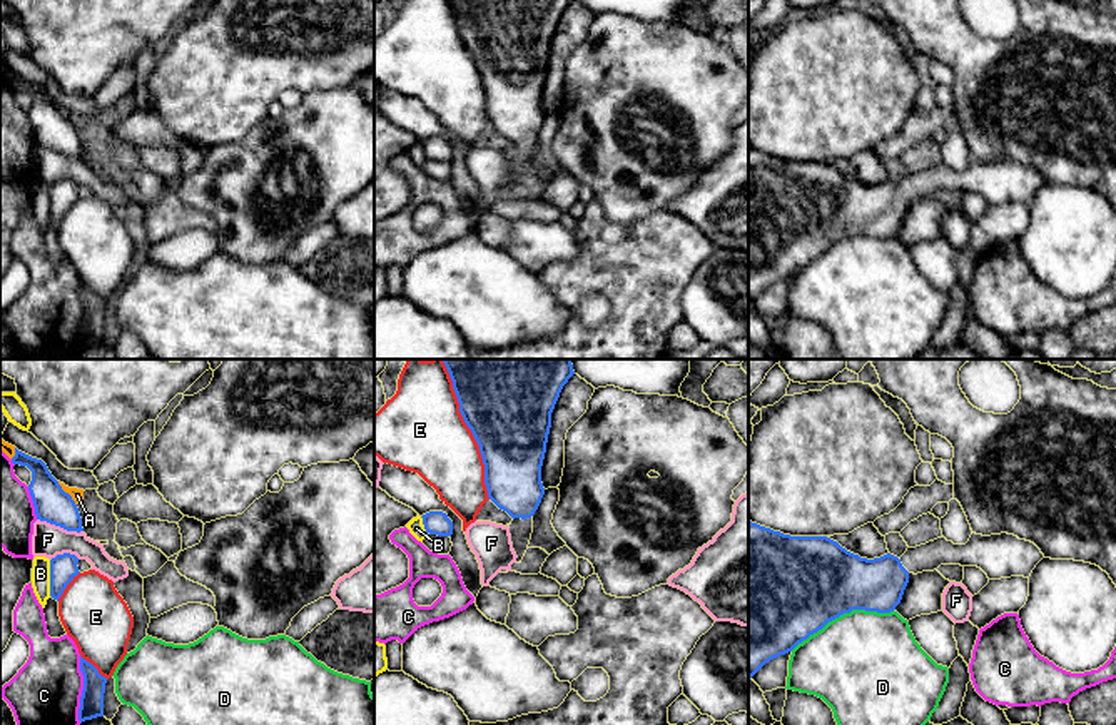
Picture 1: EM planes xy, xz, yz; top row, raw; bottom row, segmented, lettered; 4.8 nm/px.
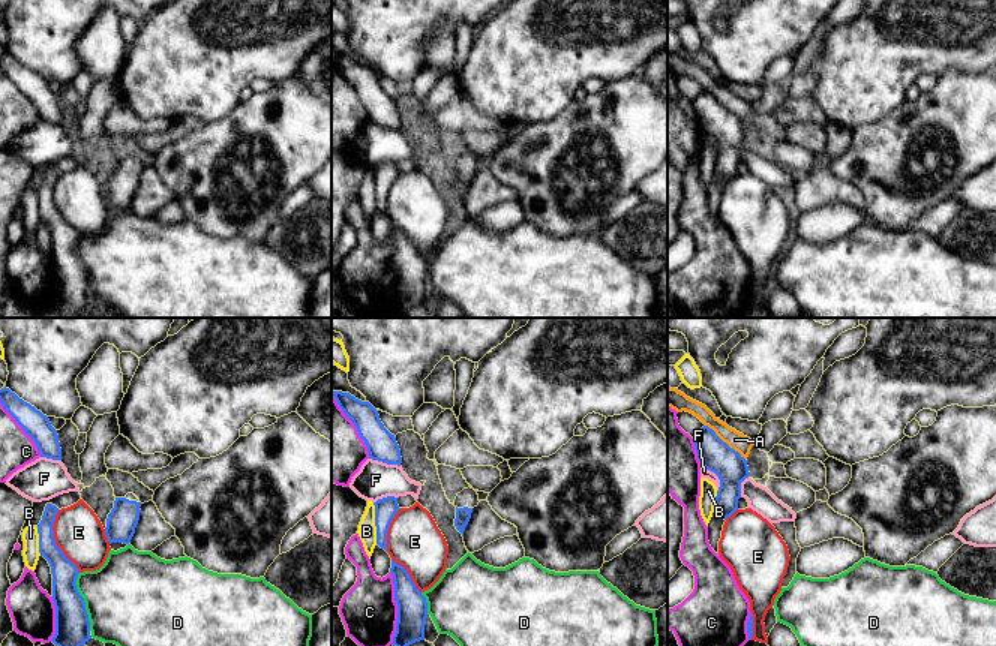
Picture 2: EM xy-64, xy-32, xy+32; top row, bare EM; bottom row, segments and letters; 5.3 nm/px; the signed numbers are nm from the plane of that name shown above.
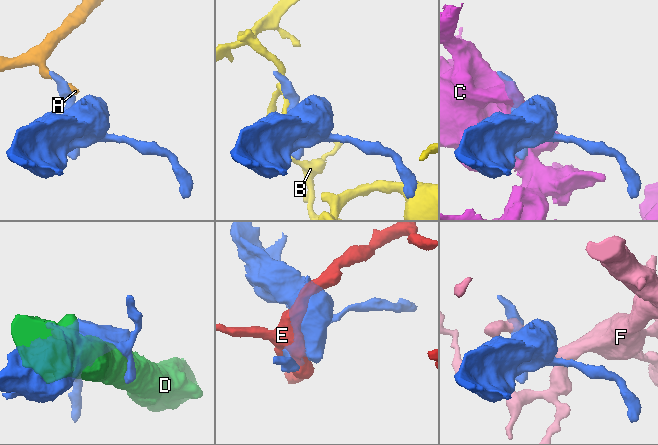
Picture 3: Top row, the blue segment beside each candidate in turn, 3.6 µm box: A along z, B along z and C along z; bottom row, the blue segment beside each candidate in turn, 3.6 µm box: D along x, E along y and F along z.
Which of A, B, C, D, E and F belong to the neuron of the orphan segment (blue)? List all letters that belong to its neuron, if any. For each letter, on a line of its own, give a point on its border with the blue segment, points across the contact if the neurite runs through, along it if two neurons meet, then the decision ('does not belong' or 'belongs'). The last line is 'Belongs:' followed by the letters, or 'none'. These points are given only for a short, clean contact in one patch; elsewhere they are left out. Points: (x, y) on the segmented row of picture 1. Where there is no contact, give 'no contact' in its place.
A: contact xy (67, 493); does not belong
B: contact xy (50, 578); does not belong
C: contact xy (84, 689); does not belong
D: contact yz (841, 613); does not belong
E: contact xz (470, 428); does not belong
F: contact xy (60, 527); border xy (37, 518), (67, 530), (82, 532); does not belong
Belongs: none

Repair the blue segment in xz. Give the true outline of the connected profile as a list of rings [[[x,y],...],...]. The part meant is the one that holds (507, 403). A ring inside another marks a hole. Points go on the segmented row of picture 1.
[[[443,359],[484,464],[488,498],[513,521],[510,535],[521,563],[533,533],[533,515],[545,488],[541,466],[551,428],[551,413],[563,386],[575,374],[571,359]]]

